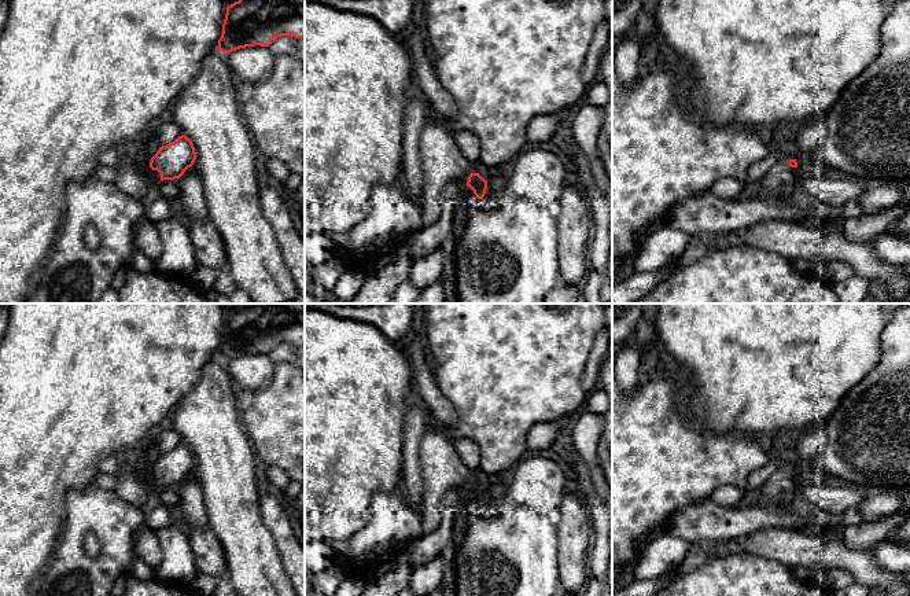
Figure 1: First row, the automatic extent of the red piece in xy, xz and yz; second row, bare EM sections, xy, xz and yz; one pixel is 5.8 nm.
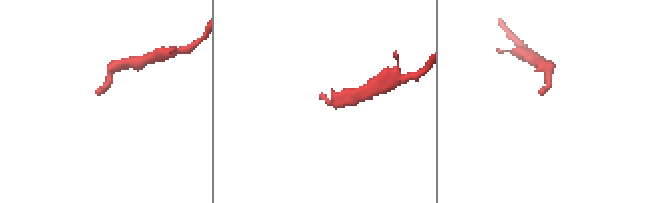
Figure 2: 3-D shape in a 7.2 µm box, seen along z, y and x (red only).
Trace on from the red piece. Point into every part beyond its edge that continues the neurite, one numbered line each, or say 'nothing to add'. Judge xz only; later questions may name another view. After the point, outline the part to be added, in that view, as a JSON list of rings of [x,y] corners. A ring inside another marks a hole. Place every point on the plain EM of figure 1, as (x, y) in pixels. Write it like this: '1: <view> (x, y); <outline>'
1: xz (442, 468); [[[430,423],[420,442],[423,472],[421,518],[424,536],[436,525],[436,508],[443,496],[458,489],[467,494],[468,483],[478,481],[454,449],[453,439],[438,423]]]

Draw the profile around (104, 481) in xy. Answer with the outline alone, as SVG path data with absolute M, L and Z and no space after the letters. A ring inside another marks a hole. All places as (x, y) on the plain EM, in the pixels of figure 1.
M99 471L97 475L95 477L93 483L100 489L114 490L117 483L117 477Z

